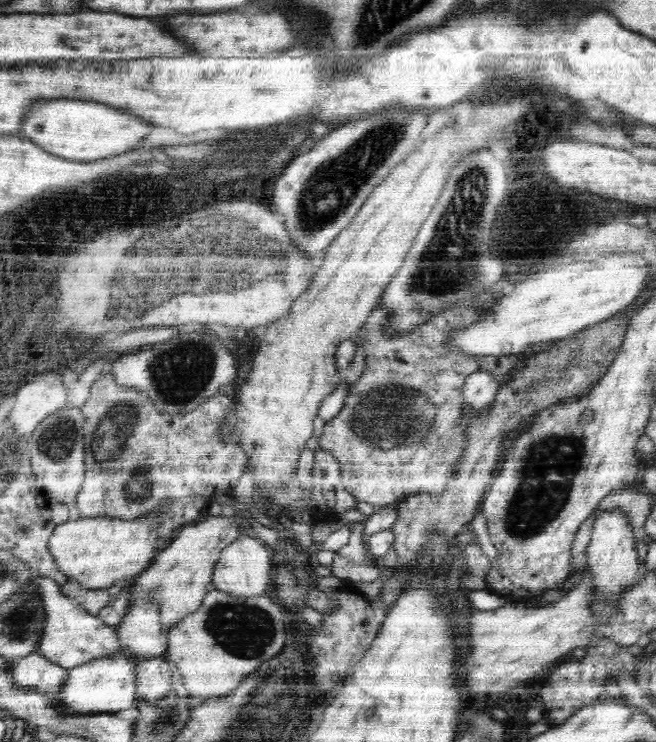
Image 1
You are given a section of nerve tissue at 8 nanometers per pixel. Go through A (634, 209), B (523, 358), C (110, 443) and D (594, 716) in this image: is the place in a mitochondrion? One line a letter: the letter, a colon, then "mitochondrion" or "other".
A: other
B: other
C: mitochondrion
D: other

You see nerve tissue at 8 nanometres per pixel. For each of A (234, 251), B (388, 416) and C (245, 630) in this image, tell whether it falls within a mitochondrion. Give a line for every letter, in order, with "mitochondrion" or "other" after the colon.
A: mitochondrion
B: mitochondrion
C: mitochondrion

